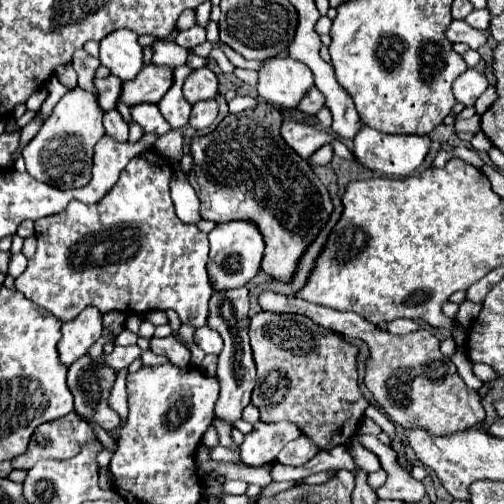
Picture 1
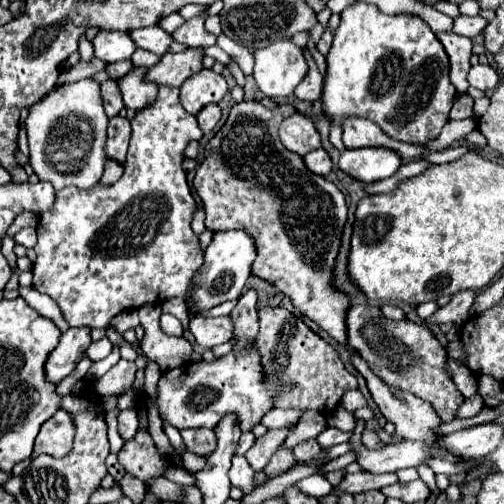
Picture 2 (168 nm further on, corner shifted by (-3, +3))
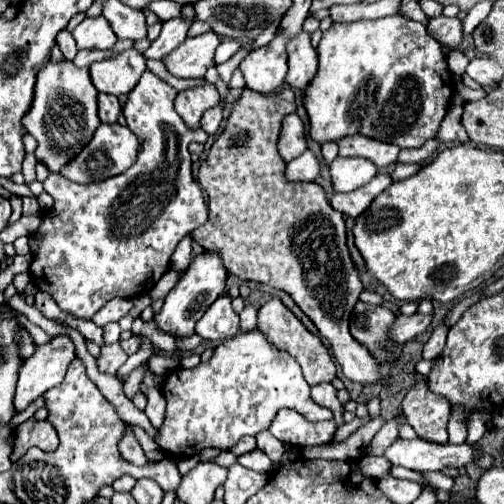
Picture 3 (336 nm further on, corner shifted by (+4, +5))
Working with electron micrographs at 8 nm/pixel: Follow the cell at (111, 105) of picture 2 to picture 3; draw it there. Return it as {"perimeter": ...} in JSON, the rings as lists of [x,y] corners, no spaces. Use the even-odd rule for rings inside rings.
{"perimeter":[[[99,93],[99,119],[101,119],[101,123],[117,123],[117,117],[121,111],[123,111],[123,107],[115,95]]]}

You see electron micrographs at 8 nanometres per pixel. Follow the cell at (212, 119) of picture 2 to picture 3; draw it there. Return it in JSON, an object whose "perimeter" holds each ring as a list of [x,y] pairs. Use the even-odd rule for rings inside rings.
{"perimeter":[[[221,107],[217,109],[211,109],[209,113],[205,113],[205,117],[201,119],[201,127],[207,131],[207,133],[217,133],[219,127],[221,127],[221,119],[223,119],[223,113],[221,113]]]}

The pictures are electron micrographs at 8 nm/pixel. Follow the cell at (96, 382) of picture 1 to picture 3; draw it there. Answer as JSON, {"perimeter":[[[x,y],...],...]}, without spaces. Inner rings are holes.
{"perimeter":[[[129,429],[129,433],[125,433],[125,437],[121,439],[119,451],[121,451],[123,459],[129,461],[129,463],[133,463],[133,465],[145,465],[145,463],[147,463],[147,457],[145,457],[139,441],[133,437],[131,429]]]}

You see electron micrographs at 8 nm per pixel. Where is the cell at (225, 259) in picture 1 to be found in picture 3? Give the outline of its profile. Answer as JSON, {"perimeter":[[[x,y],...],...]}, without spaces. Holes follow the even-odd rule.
{"perimeter":[[[203,253],[197,259],[191,261],[187,273],[177,281],[177,285],[167,293],[165,305],[161,311],[155,315],[155,325],[159,331],[169,333],[173,337],[189,337],[195,333],[195,323],[203,317],[205,309],[221,295],[225,293],[225,281],[227,273],[225,267],[221,265],[221,259],[217,253]]]}

